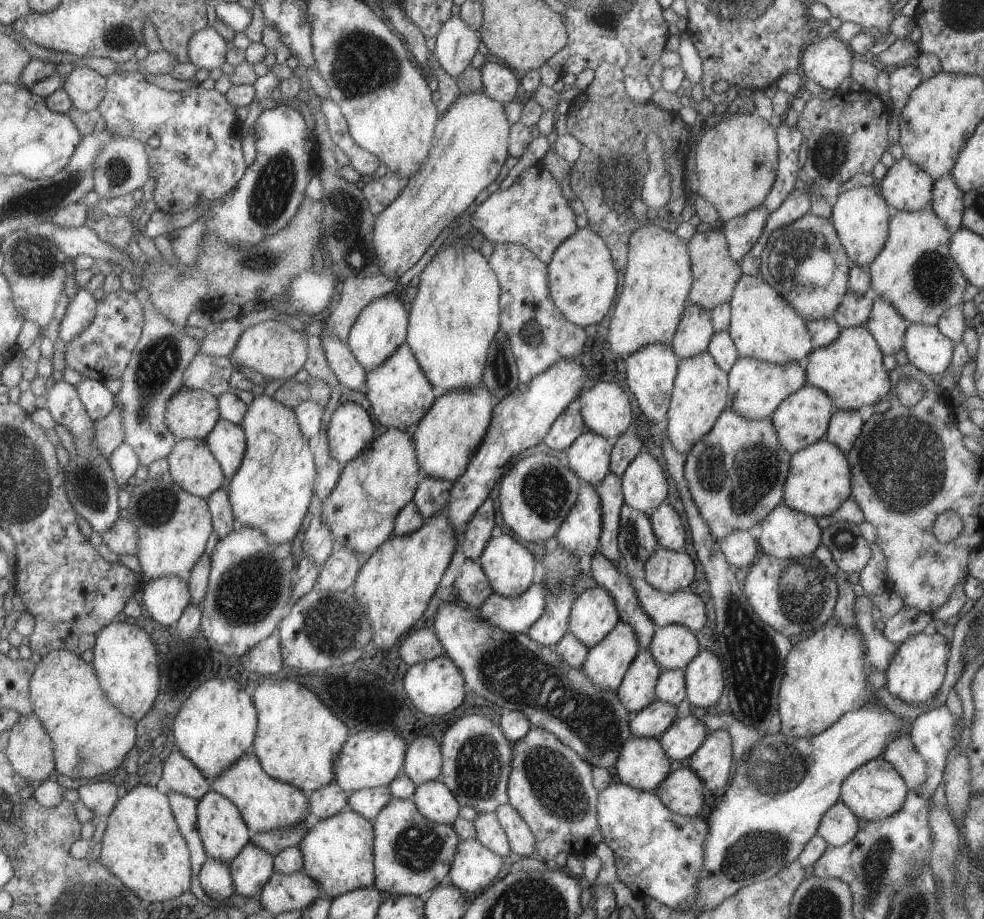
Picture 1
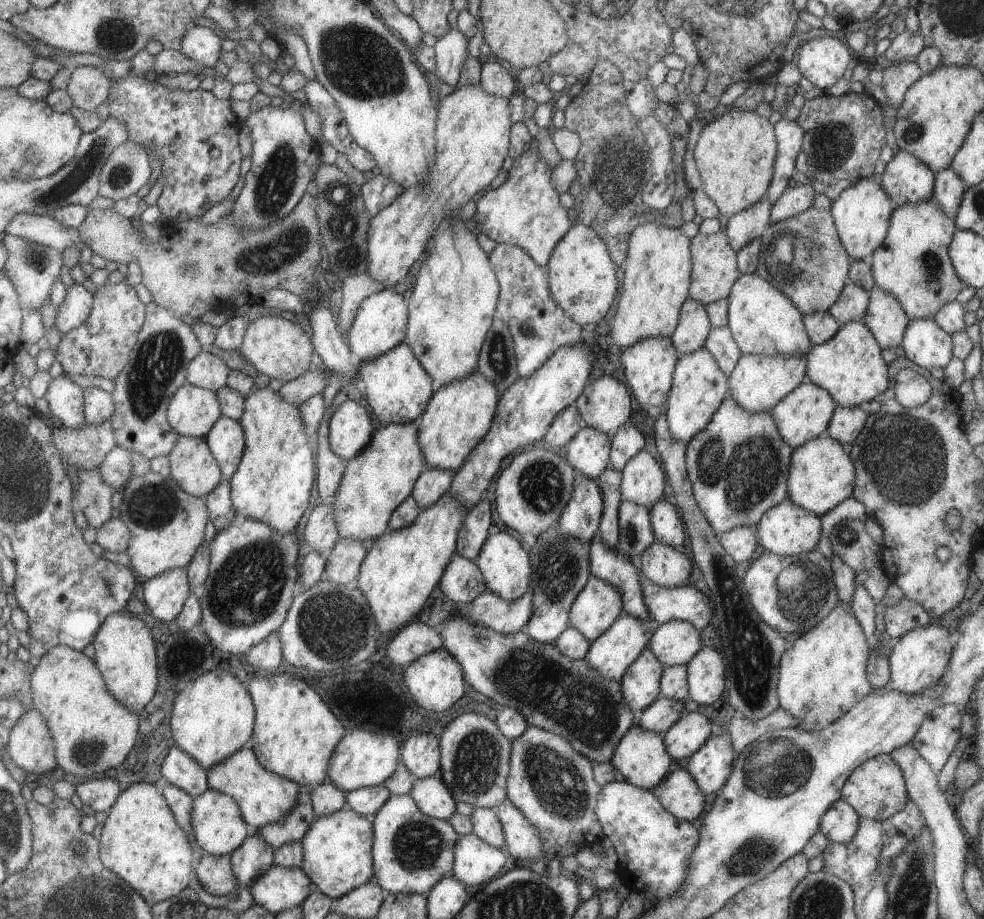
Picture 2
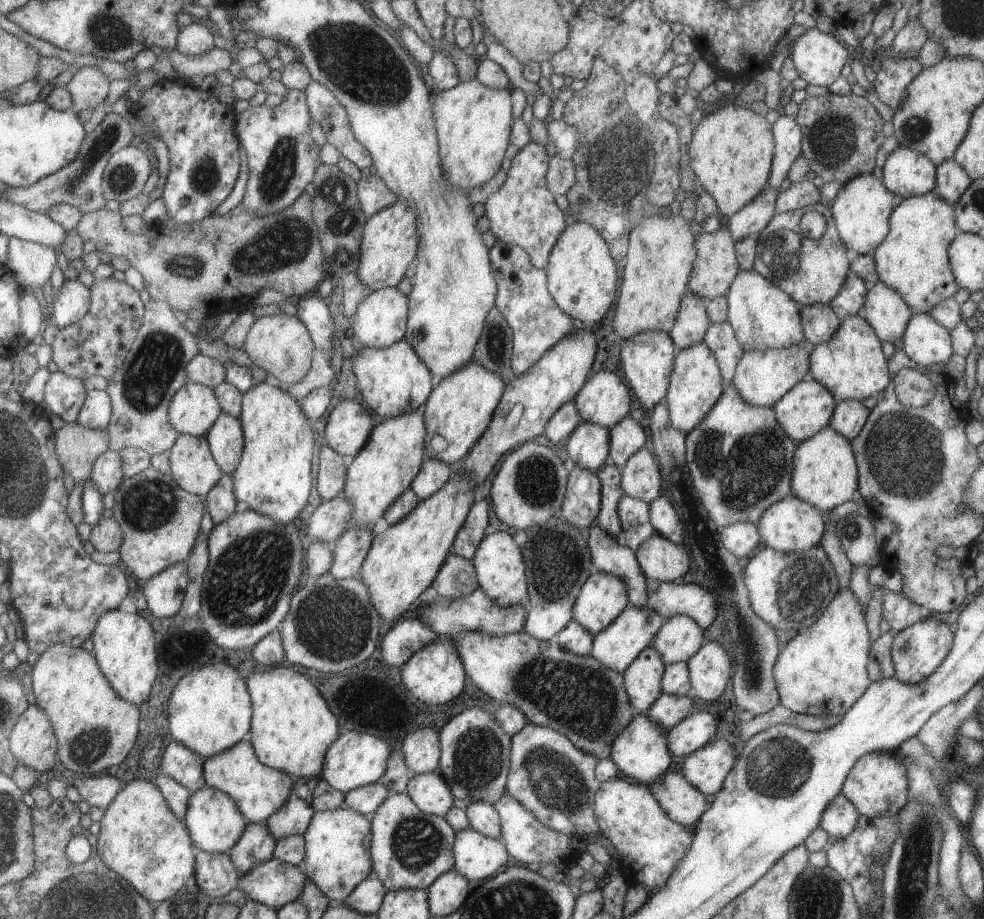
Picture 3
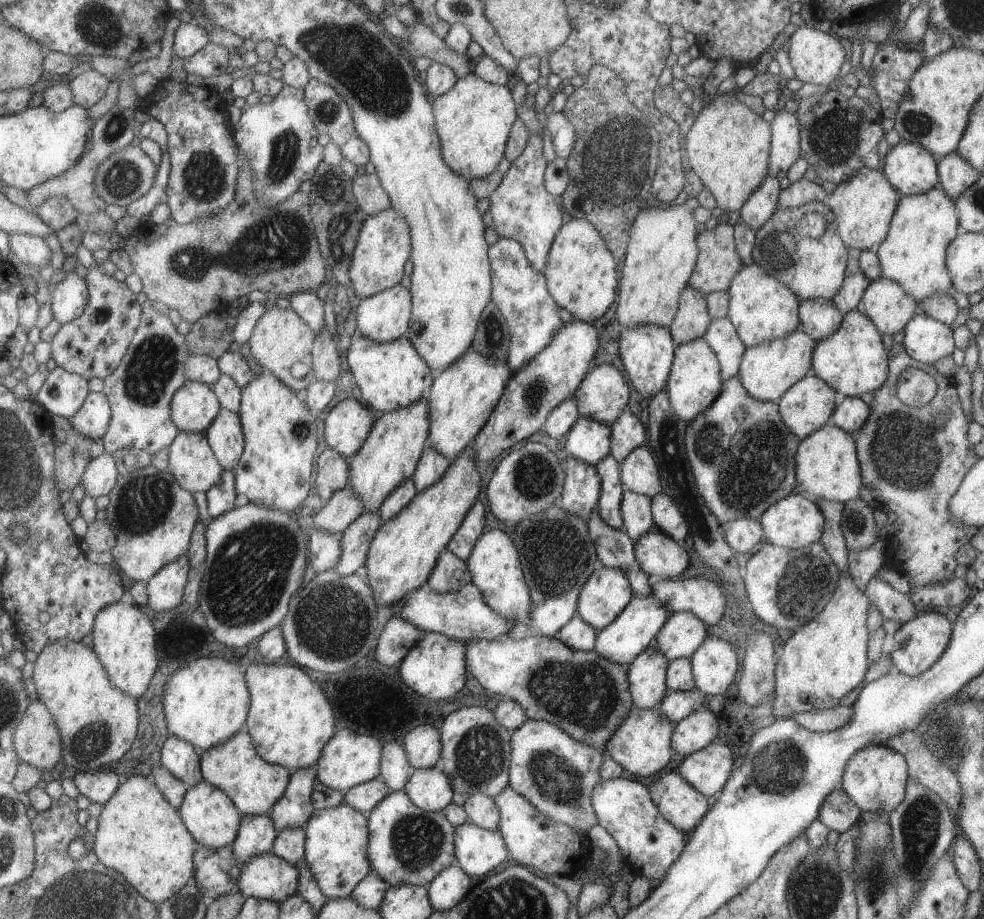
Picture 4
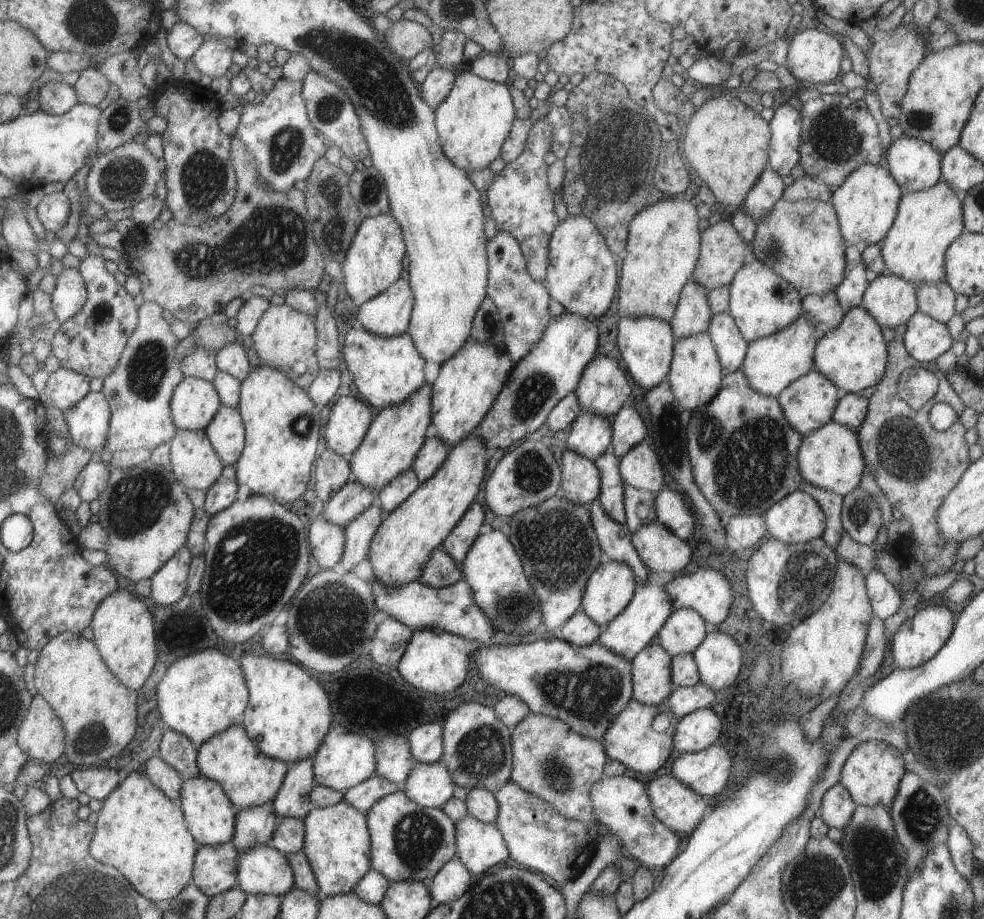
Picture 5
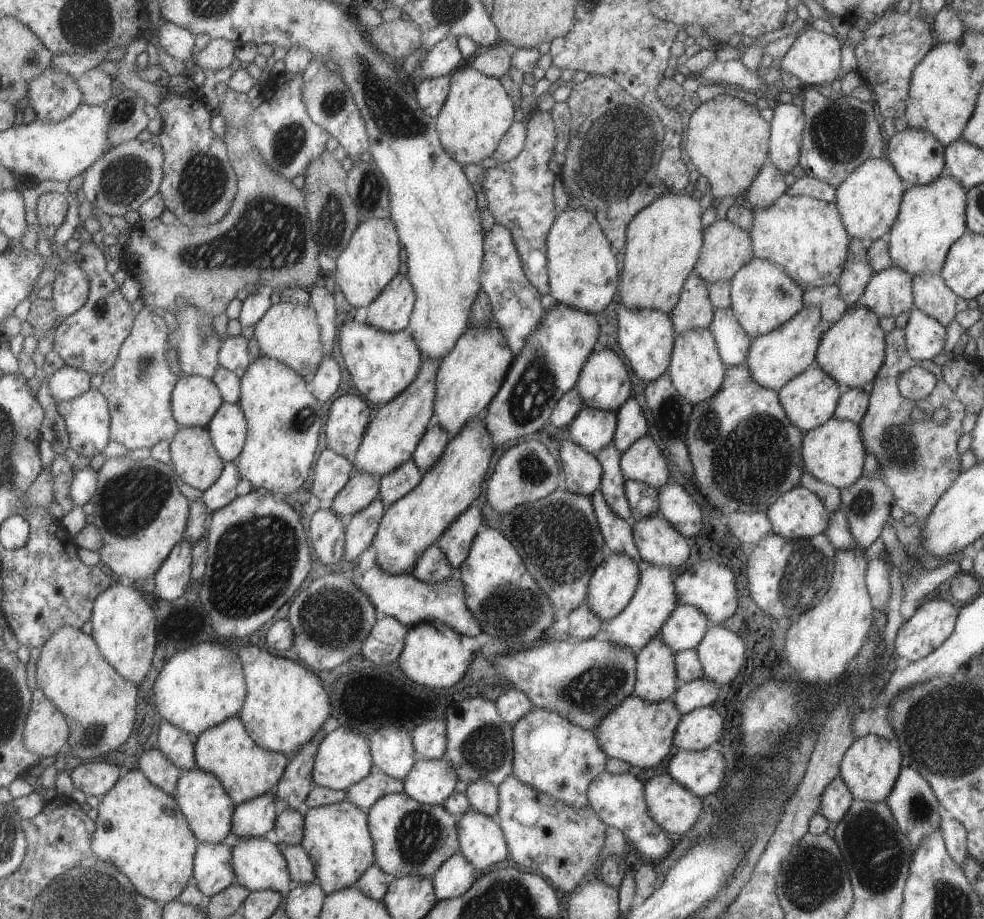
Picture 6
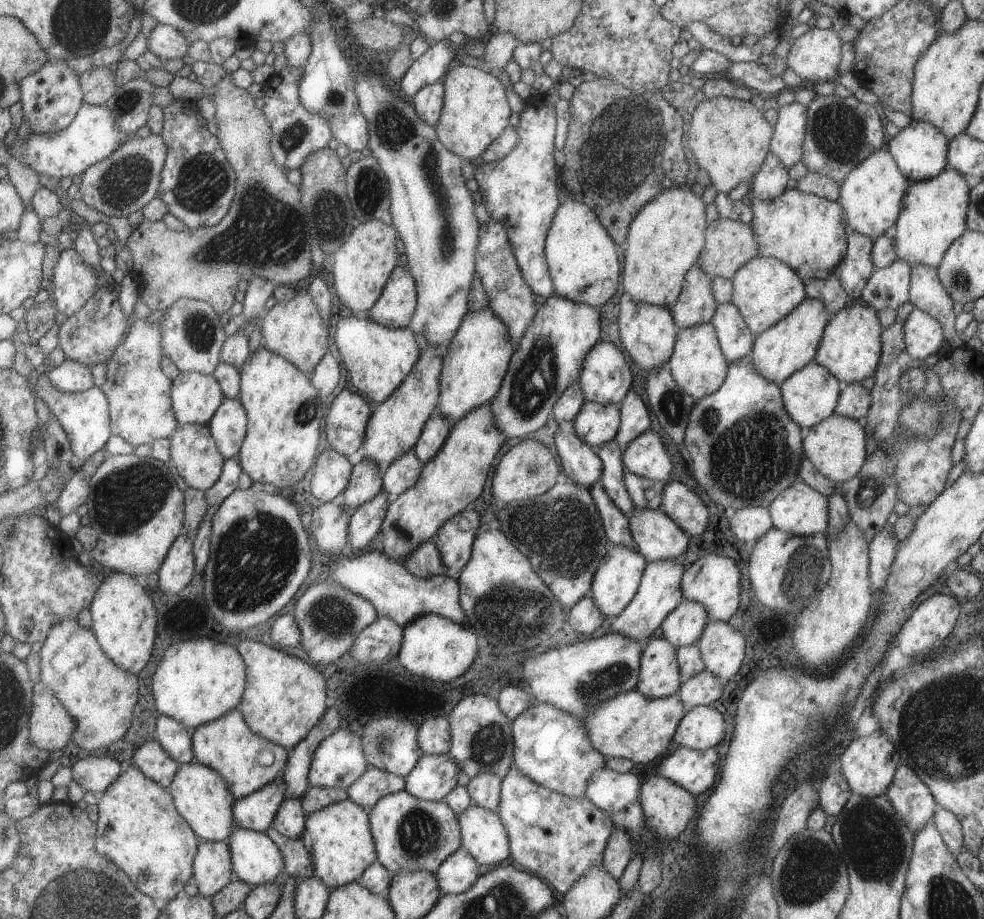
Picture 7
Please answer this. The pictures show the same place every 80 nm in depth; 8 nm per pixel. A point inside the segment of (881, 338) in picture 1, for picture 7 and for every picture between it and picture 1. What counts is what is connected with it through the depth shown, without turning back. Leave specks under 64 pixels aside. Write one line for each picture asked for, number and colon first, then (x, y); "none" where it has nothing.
2: (884, 318)
3: (884, 310)
4: (884, 302)
5: (891, 301)
6: (888, 292)
7: (888, 287)

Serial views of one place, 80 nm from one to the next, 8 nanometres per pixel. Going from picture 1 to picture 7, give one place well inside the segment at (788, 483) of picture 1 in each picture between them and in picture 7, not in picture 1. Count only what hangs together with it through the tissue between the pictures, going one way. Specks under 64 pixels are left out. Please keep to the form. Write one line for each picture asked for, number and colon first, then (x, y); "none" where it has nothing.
2: (820, 476)
3: (824, 474)
4: (826, 466)
5: (829, 458)
6: (833, 452)
7: (835, 447)

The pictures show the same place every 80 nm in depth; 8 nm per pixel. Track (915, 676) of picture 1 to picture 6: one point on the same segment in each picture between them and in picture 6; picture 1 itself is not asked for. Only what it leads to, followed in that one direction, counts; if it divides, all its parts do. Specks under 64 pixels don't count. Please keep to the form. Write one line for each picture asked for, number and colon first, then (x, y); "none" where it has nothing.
2: (917, 660)
3: (916, 651)
4: (917, 644)
5: (918, 639)
6: (931, 623)

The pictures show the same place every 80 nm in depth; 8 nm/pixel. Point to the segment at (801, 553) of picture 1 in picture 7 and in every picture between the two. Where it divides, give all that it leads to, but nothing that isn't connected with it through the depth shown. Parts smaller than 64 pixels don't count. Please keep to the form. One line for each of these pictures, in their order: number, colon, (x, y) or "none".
2: (785, 529)
3: (790, 526)
4: (793, 522)
5: (797, 518)
6: (797, 514)
7: (799, 510)

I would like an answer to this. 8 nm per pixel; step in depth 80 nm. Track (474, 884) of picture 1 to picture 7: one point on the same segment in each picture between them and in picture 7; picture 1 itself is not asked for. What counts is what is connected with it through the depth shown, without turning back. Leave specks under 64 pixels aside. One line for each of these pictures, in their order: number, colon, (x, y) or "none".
2: (475, 862)
3: (477, 858)
4: (476, 851)
5: (479, 846)
6: (481, 842)
7: (483, 837)

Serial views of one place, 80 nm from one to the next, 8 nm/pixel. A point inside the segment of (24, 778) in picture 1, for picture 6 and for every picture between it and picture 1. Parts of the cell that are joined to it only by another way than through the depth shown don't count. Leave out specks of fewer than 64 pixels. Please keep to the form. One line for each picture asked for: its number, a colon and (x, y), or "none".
2: (30, 747)
3: (31, 742)
4: (36, 741)
5: (40, 735)
6: (45, 732)

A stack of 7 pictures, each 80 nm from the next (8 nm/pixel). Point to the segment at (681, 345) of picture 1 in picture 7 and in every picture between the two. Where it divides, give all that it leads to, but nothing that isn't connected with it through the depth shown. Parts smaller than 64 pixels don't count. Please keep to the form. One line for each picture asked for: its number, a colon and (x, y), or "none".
2: (693, 326)
3: (691, 323)
4: (691, 321)
5: (692, 315)
6: (693, 310)
7: (695, 305)

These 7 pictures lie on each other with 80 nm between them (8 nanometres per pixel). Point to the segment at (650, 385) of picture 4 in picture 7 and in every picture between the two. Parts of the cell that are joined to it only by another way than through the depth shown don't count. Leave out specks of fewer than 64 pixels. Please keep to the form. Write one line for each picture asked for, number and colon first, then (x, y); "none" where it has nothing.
5: (645, 344)
6: (646, 336)
7: (647, 333)

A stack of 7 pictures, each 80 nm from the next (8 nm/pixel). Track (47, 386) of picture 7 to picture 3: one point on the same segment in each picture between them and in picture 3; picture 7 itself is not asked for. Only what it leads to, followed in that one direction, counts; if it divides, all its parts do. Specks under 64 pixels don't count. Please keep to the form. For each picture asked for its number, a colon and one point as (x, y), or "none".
3: (95, 413)
4: (91, 420)
5: (87, 421)
6: (86, 417)

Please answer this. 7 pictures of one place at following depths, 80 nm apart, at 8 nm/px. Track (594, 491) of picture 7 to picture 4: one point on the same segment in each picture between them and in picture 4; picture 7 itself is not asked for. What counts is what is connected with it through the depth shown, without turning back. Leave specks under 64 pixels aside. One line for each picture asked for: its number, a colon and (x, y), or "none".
4: (613, 549)
5: (614, 540)
6: (617, 533)

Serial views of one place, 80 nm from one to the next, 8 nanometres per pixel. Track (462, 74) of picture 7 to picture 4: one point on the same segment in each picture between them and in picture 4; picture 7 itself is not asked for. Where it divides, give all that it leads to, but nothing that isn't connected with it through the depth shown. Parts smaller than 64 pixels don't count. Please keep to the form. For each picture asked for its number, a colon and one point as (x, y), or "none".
4: (473, 119)
5: (472, 122)
6: (477, 111)

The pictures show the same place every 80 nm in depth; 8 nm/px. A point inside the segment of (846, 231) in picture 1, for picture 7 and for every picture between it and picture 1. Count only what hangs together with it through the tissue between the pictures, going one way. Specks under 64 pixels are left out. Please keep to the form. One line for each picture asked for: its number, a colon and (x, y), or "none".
2: (861, 213)
3: (861, 208)
4: (863, 206)
5: (866, 204)
6: (868, 200)
7: (870, 196)

